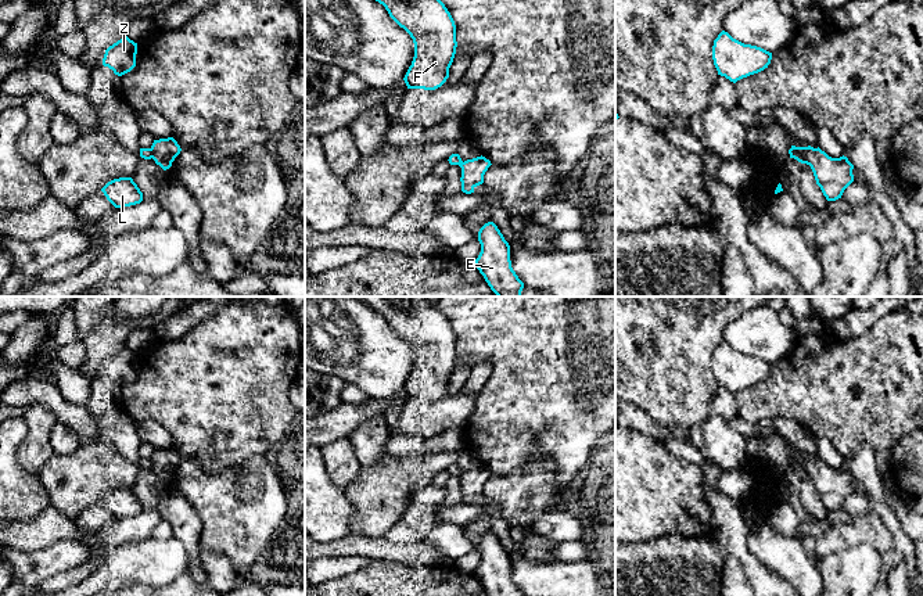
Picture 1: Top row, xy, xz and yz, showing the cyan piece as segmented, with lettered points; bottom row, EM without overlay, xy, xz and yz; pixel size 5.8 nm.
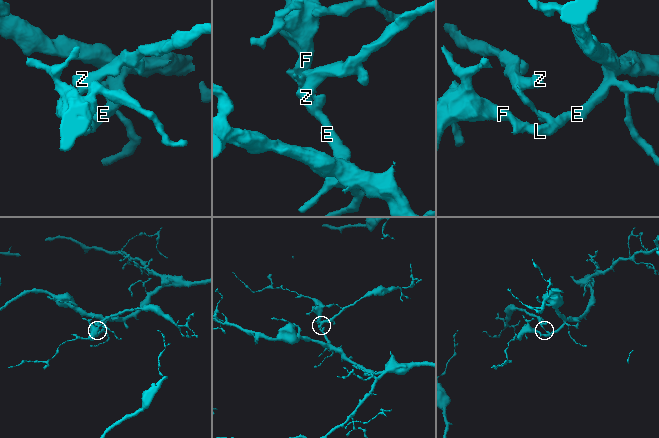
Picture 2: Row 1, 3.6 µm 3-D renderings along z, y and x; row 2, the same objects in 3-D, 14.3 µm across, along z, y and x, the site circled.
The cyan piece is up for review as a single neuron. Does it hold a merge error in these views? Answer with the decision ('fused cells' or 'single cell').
fused cells

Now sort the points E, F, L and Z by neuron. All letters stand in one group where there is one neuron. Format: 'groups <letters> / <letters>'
groups E F L / Z

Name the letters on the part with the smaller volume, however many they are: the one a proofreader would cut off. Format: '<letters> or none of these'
Z

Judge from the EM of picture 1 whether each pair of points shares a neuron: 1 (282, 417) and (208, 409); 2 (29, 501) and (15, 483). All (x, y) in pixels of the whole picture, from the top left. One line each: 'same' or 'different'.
1: same
2: same

